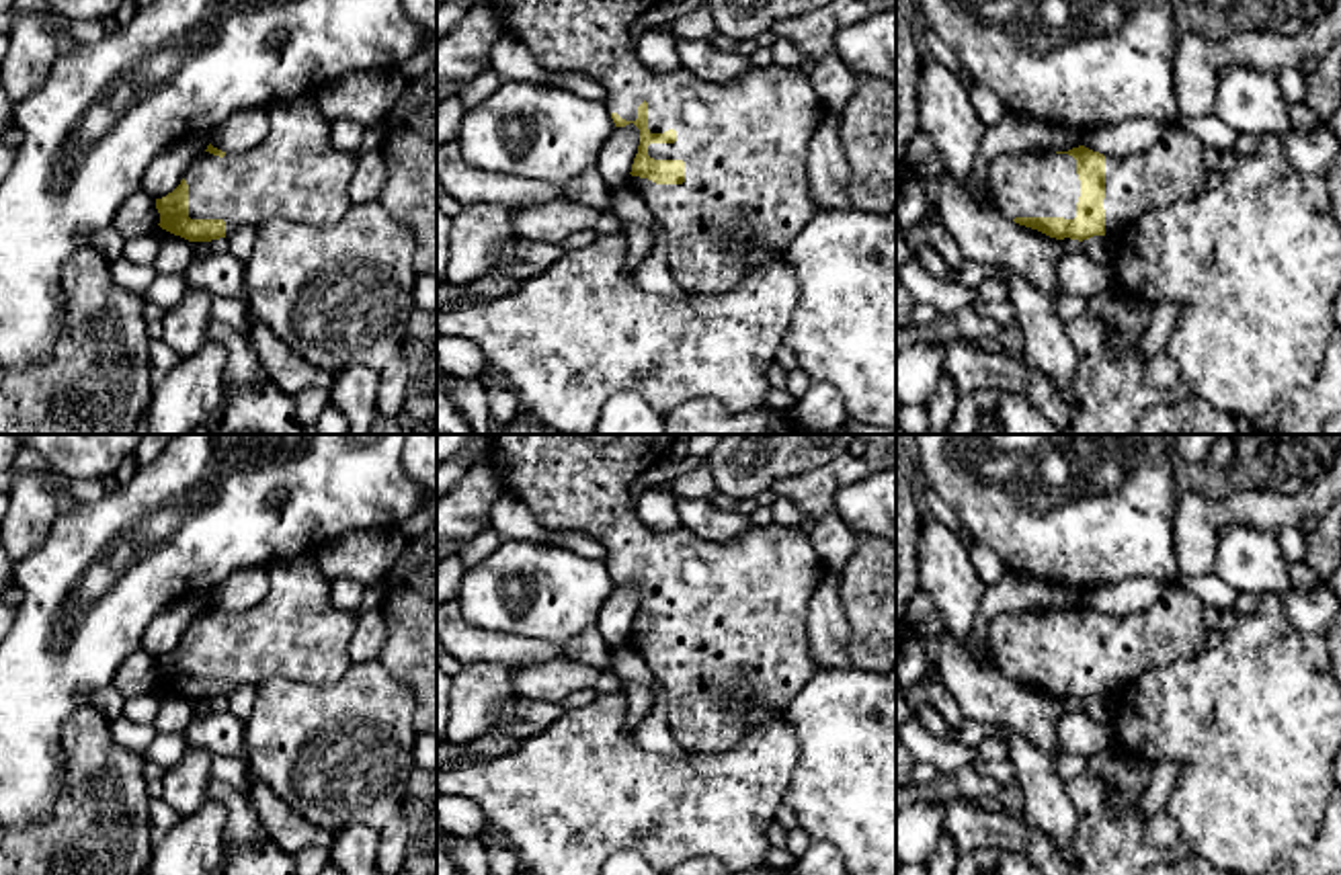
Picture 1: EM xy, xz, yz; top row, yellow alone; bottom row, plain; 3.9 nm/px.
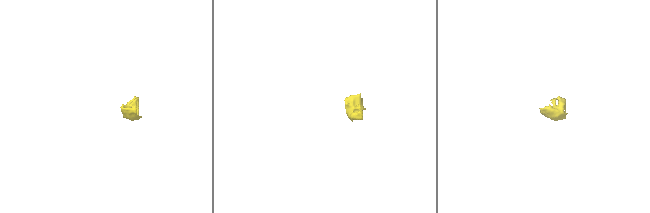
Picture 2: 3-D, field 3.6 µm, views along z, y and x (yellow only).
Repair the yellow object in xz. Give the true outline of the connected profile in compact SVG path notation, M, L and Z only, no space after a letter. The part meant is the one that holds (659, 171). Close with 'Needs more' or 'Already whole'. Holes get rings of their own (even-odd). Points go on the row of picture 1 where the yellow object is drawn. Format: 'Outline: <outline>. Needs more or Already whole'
Outline: M494 0L504 31L517 37L545 70L578 72L609 94L615 127L634 123L640 145L629 186L646 201L666 238L670 275L689 293L716 295L753 268L750 252L785 252L800 227L818 211L808 186L808 148L826 107L812 90L806 68L748 68L742 78L714 84L691 72L648 70L629 37L632 23L666 0Z. Needs more

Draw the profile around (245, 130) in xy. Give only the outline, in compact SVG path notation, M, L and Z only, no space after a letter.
M240 109L209 137L211 145L226 154L244 154L260 145L271 131L269 109Z

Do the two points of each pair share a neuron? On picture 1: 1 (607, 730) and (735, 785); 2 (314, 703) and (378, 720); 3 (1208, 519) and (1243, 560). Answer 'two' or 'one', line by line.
1: one
2: one
3: two

